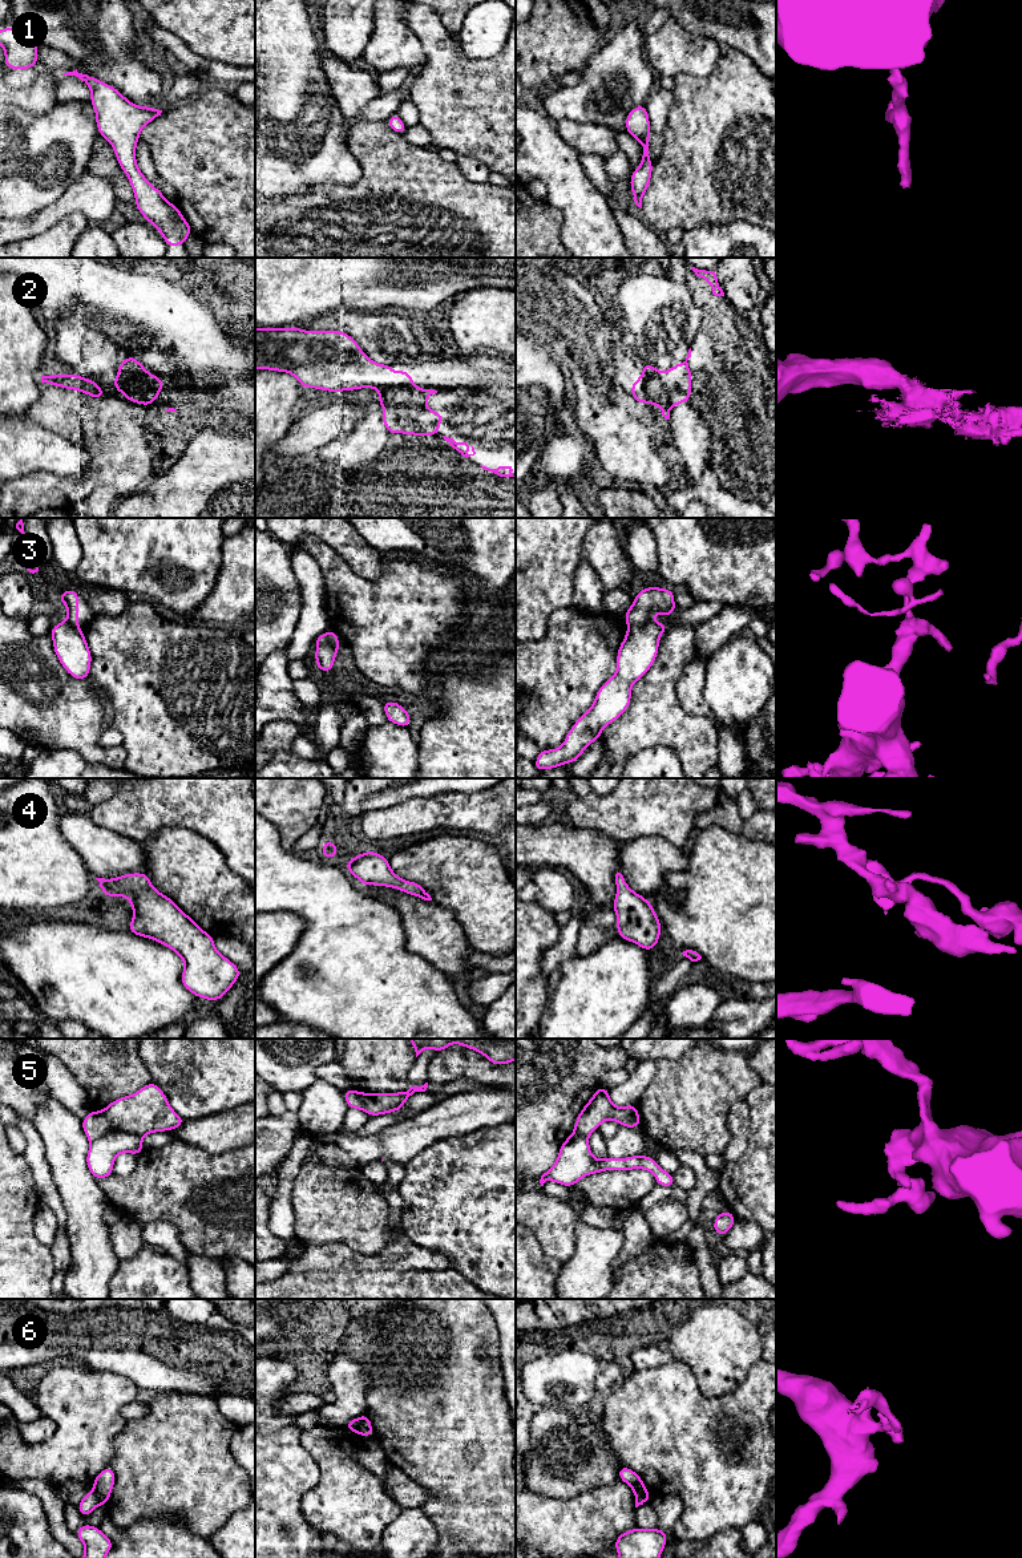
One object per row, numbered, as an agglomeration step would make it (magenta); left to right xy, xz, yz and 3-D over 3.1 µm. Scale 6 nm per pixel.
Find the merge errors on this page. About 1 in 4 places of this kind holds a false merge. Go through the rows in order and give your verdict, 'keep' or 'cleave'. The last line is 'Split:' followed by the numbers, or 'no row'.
1: keep
2: cleave
3: cleave
4: keep
5: cleave
6: cleave
Split: 2, 3, 5, 6

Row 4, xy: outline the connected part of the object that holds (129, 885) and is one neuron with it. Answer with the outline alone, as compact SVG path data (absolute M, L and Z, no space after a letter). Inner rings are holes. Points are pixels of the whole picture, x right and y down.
M146 873L118 878L96 878L106 898L129 899L134 918L129 932L153 939L181 956L185 970L181 984L197 997L217 1001L239 979L241 970L214 946L214 938L199 928L169 897L150 885Z

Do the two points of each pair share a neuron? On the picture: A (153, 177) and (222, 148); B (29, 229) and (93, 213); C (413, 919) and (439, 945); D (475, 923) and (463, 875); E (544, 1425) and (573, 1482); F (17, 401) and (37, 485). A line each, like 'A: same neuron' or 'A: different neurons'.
A: different neurons
B: same neuron
C: same neuron
D: same neuron
E: same neuron
F: different neurons

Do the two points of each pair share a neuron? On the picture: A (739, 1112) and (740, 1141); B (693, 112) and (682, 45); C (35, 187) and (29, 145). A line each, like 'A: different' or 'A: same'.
A: same
B: different
C: same

